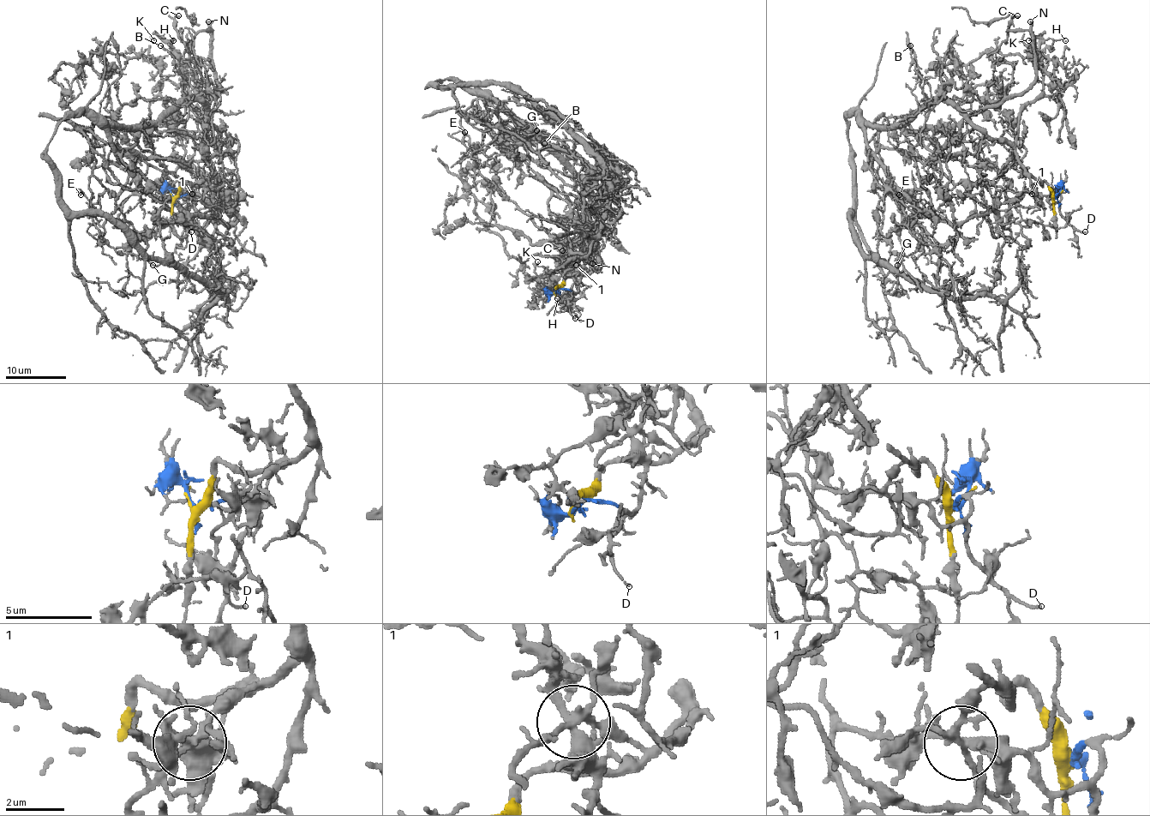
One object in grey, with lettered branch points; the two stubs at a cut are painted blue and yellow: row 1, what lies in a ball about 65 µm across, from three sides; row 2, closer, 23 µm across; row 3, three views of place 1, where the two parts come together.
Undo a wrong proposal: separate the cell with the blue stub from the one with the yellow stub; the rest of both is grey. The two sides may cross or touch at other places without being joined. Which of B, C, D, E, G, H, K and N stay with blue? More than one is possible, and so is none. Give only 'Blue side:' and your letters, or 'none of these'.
Blue side: D, E, G

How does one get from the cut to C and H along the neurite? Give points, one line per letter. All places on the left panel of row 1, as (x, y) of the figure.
C: (171, 196), (213, 175), (207, 146), (217, 135), (203, 110), (213, 96), (212, 30), (183, 42), (179, 16)
H: (171, 196), (182, 182), (203, 183), (213, 175), (205, 128), (189, 104), (181, 58), (170, 44), (173, 40)

